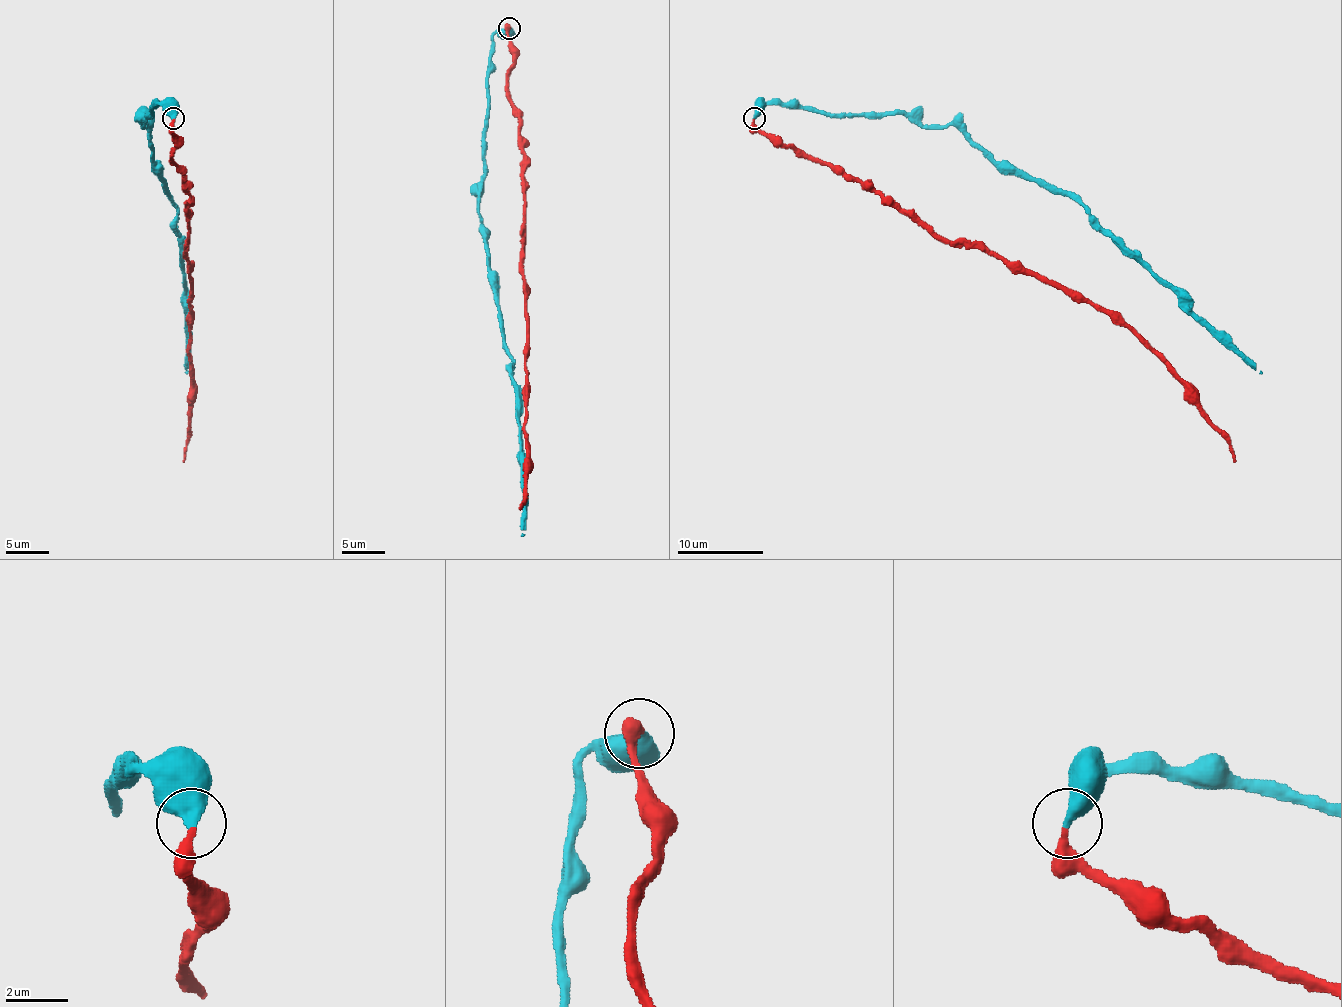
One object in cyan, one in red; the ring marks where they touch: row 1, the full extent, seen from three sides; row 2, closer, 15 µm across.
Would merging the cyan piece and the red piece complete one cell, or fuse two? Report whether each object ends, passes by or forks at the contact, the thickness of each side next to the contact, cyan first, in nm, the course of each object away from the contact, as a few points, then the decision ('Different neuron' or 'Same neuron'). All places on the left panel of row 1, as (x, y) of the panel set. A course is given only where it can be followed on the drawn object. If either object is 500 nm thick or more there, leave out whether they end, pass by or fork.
Thickness 550 nm (cyan) against 320 nm. Course of cyan: (174, 117), (156, 105), (152, 113), (148, 113), (143, 126), (154, 161), (161, 167), (176, 208), (189, 370). Course of red: (174, 120), (178, 143), (171, 159), (180, 167), (189, 197), (191, 282), (191, 433), (182, 461). Same neuron

